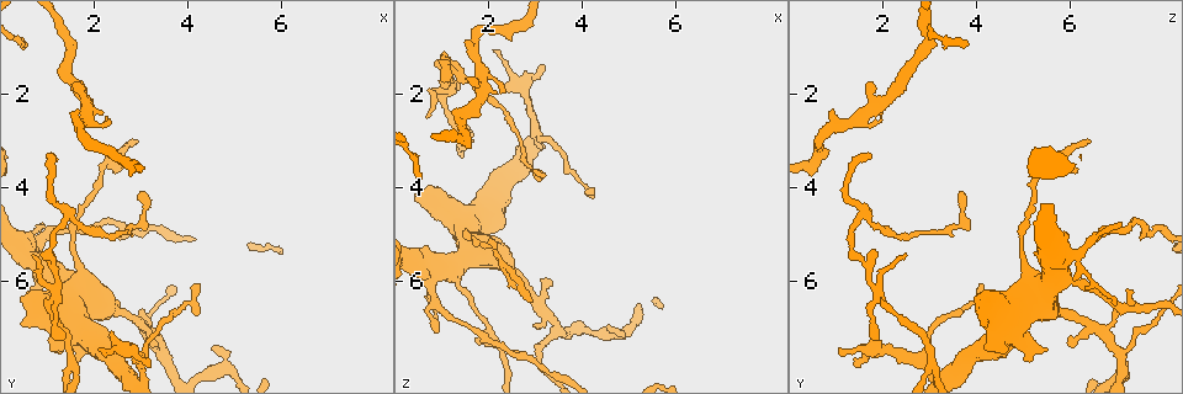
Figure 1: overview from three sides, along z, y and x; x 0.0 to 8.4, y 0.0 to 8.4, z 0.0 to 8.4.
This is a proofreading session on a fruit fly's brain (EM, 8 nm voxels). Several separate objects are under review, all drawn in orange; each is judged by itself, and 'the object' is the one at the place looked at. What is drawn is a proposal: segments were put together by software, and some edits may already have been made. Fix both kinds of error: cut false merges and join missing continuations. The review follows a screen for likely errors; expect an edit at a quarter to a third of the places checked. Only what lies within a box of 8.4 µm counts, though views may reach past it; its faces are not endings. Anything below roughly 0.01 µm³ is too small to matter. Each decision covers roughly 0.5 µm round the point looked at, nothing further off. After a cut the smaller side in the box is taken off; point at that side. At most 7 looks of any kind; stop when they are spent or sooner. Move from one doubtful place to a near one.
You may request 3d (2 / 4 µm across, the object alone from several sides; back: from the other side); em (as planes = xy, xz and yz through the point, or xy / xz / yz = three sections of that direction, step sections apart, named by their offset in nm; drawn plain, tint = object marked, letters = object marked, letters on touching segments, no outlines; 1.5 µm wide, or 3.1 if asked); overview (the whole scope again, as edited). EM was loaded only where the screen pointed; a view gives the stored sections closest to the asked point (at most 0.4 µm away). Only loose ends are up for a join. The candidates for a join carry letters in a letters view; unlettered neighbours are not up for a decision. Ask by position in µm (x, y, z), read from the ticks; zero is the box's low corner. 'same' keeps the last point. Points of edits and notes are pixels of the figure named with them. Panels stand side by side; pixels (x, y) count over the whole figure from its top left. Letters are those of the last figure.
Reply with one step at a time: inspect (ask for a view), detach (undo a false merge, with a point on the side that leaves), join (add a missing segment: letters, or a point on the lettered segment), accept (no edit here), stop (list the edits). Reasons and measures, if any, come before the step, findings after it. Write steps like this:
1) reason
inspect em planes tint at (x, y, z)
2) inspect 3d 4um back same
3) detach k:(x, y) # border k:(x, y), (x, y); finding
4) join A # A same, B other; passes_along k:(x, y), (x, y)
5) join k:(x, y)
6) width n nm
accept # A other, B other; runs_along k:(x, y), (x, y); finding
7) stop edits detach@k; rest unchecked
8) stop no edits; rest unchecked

branch stops here
inspect 3d 4um at (4.55, 7.40, 6.90)

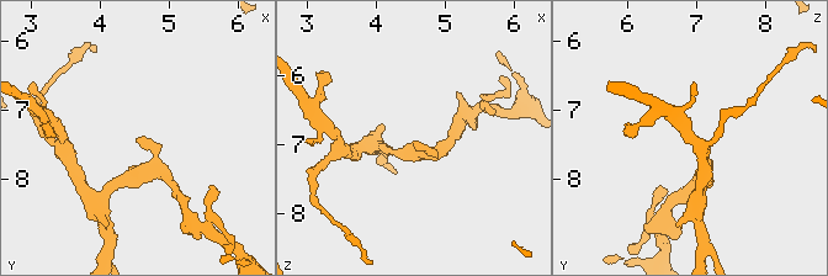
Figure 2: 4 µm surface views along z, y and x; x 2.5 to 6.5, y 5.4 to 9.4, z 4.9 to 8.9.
inspect em planes letters at (4.55, 7.40, 6.95)

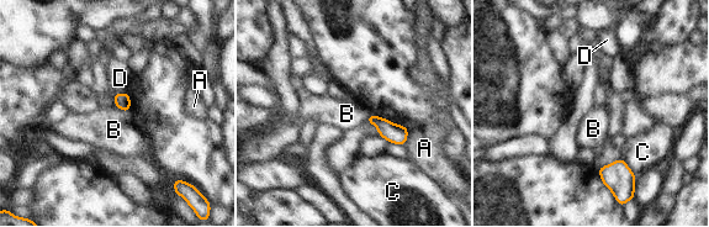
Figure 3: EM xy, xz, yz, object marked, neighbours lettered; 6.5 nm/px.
accept # A other, B other, C other, D other; border 3:(127, 91), (120, 91), (114, 95); no lettered segment goes on from it

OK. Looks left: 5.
arms part here
inspect 3d 4um back at (0.90, 5.60, 5.75)

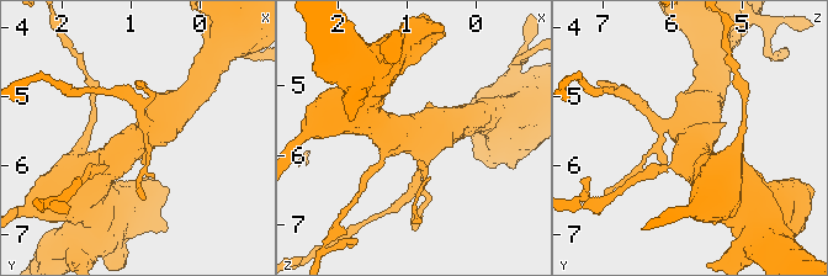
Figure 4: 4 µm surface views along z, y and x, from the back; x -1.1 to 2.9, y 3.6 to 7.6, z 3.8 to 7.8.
inspect em xy step 4 tint at (0.90, 5.60, 5.80)

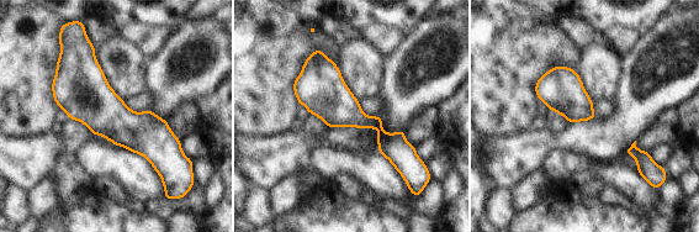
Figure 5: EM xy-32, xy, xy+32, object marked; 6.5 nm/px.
another direction
inspect em planes letters same

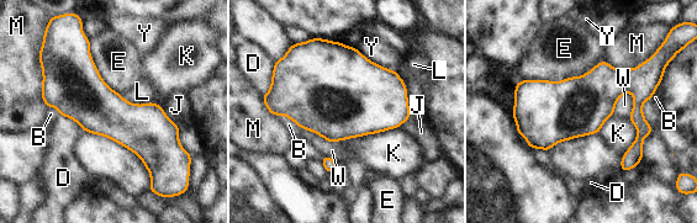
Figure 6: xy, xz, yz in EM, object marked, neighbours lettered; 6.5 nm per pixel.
width 320 nm
accept # B other, D other, E other, J other, K other, L other, M other, W other, Y other; border 6:(607, 60), (560, 80), (522, 80); all the same neuron

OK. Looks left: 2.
thin end
inspect em yz step 8 letters at (2.15, 7.45, 1.10)

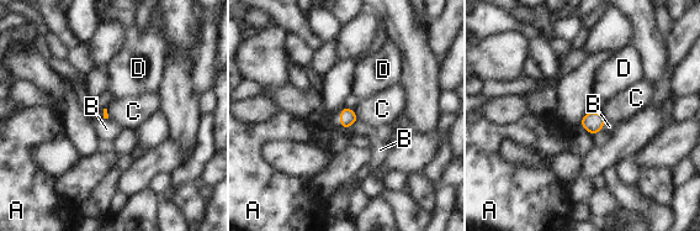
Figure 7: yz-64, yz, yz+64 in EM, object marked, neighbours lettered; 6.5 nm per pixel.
inspect em planes letters same

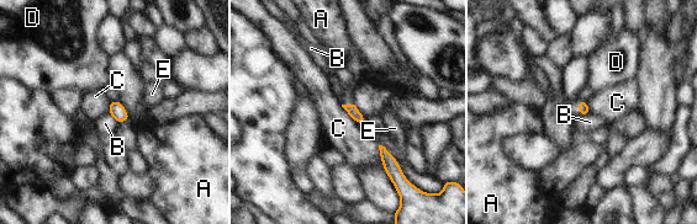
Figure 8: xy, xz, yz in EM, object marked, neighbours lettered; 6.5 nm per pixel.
accept # A other, B other, C other, D other, E other; no lettered segment goes on from it

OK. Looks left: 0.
stop no edits; rest unchecked

